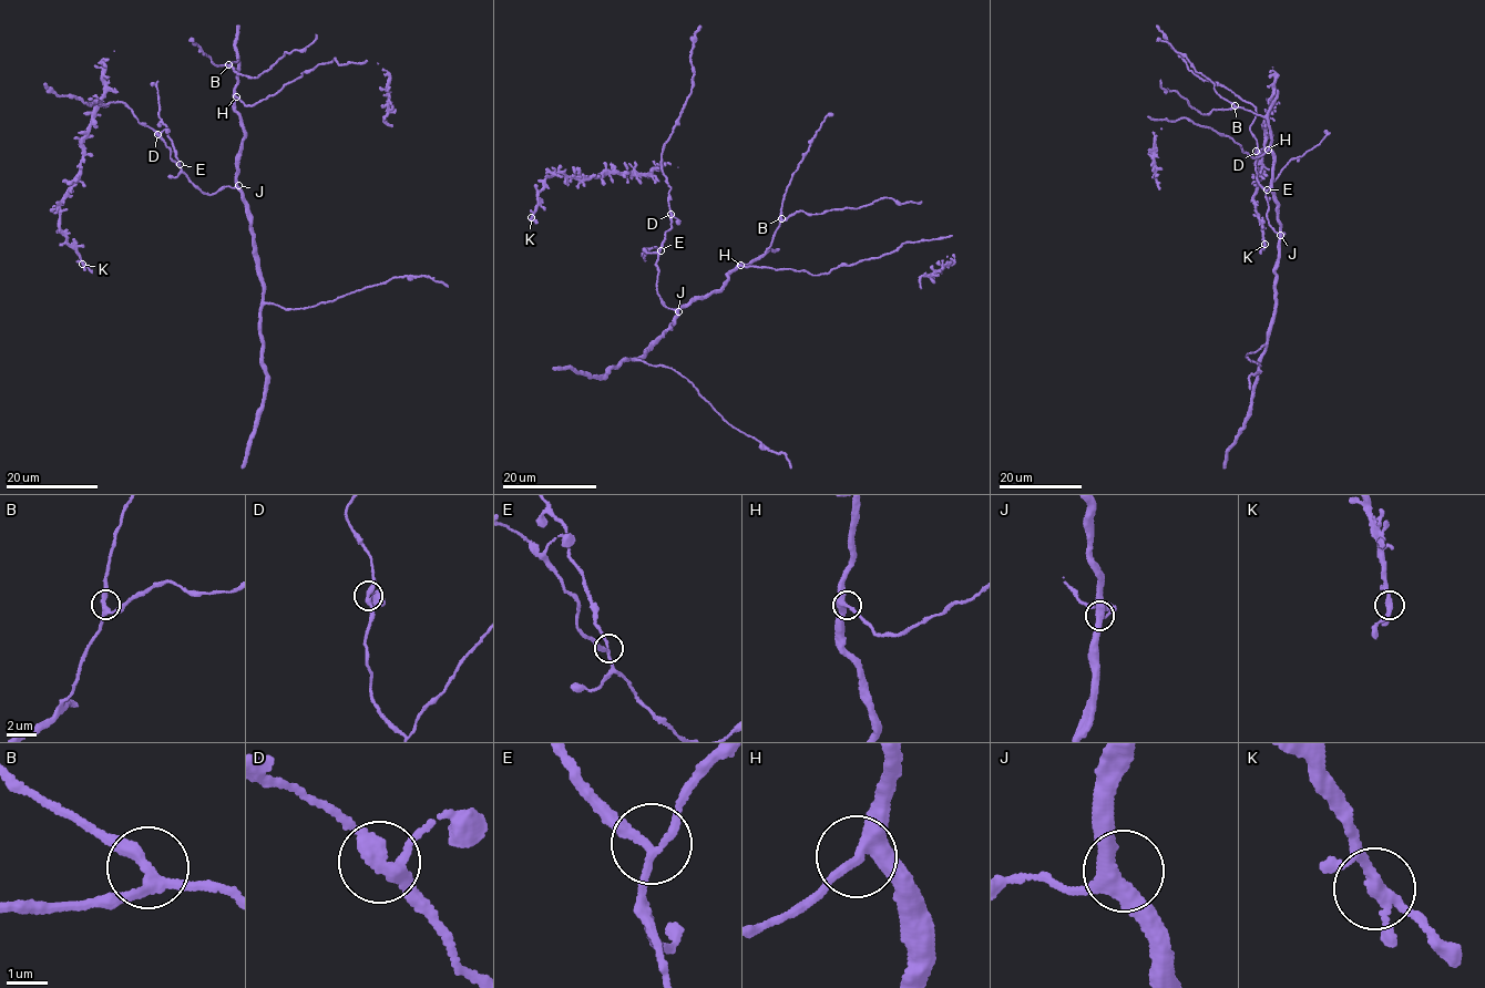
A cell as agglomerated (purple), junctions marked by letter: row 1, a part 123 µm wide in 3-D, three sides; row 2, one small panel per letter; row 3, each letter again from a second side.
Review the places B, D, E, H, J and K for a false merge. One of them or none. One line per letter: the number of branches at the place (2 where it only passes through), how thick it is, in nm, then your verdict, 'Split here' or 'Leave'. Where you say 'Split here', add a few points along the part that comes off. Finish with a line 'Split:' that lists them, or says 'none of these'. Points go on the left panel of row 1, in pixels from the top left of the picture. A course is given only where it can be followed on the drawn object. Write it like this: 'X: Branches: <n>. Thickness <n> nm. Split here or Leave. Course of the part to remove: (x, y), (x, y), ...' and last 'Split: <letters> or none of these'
B: Branches: 3. Thickness 260 nm. Leave
D: Branches: 3. Thickness 280 nm. Leave
E: Branches: 3. Thickness 190 nm. Leave
H: Branches: 3. Thickness 320 nm. Leave
J: Branches: 3. Thickness 400 nm. Leave
K: Branches: 3. Thickness 240 nm. Leave
Split: none of these

